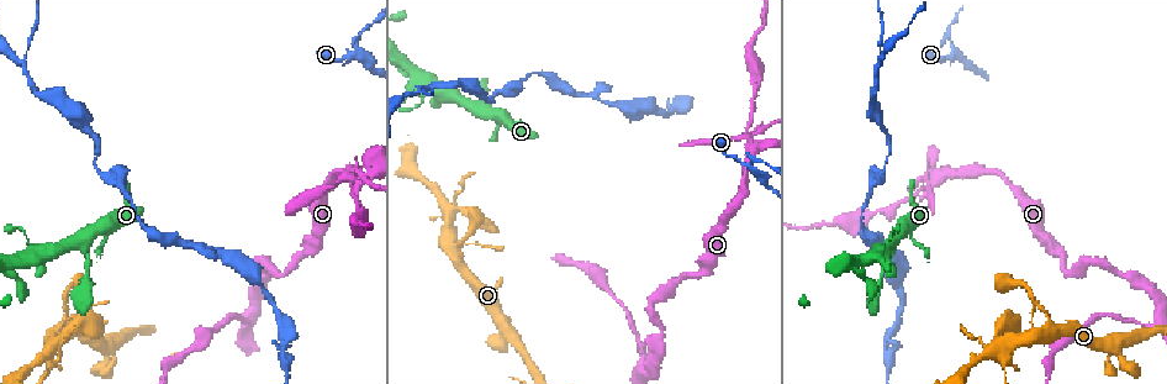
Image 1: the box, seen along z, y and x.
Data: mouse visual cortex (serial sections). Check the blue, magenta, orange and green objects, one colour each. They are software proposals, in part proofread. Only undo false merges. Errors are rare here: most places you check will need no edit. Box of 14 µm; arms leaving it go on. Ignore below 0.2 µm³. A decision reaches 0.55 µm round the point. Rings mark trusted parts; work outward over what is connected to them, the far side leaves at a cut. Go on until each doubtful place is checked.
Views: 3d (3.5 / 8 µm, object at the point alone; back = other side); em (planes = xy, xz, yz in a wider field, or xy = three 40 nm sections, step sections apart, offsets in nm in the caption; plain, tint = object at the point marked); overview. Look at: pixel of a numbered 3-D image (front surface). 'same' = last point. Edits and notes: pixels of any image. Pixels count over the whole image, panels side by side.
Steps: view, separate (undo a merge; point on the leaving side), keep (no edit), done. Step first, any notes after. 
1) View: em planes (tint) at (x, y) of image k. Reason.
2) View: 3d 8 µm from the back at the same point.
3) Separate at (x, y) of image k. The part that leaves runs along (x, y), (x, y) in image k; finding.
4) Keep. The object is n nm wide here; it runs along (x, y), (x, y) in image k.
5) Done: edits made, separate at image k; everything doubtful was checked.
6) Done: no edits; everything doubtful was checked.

View: 3d 3.5 µm from the back at (1001, 343) of image 1. Abrupt turn.

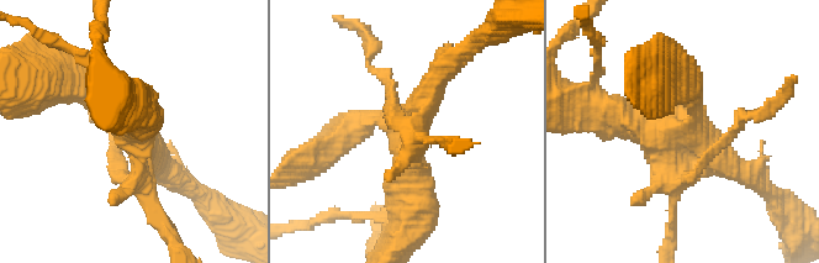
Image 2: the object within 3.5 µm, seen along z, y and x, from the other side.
View: em planes (tint) at (687, 130) of image 2.

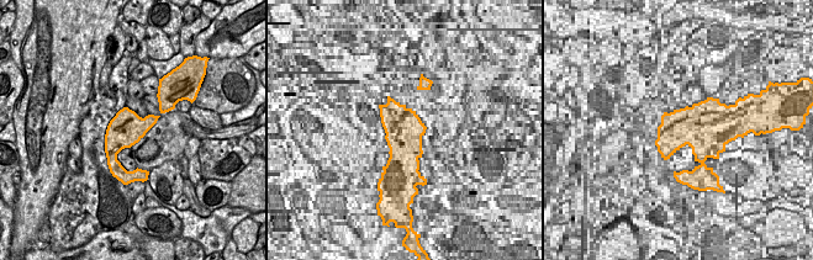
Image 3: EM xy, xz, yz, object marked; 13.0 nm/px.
Keep. The object is 460 nm wide here; it runs along (609, 115), (688, 130), (745, 175) in image 2; one cell here.

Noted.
View: 3d 3.5 µm at (744, 163) of image 1. Branch point.

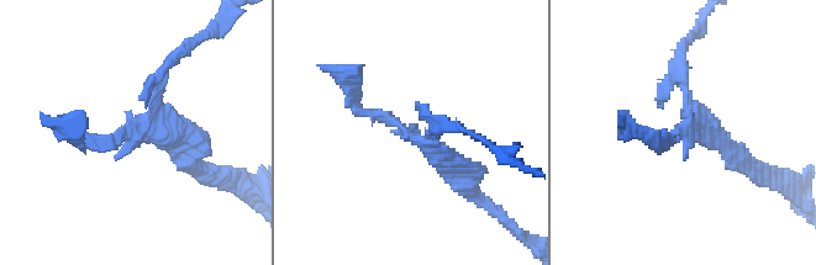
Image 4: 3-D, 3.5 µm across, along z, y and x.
View: em xy step 2 (tint) at (138, 130) of image 4. Need the tissue.

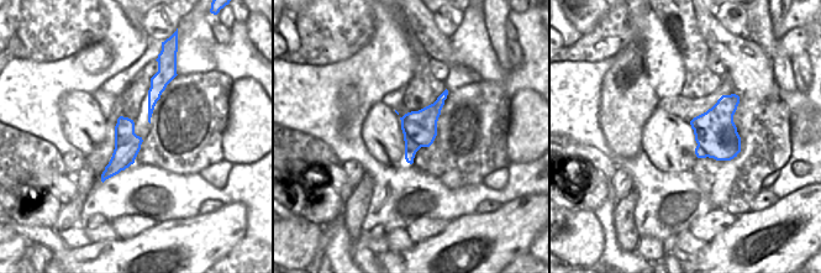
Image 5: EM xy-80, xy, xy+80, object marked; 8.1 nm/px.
Keep. The object is 280 nm wide here; it runs along (348, 94), (425, 143), (466, 187) in image 4; one cell here.

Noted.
View: 3d 8 µm at (753, 145) of image 1. A narrow waist.

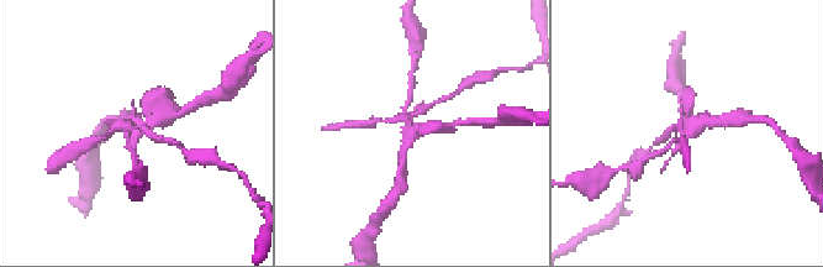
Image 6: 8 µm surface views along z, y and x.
View: 3d 3.5 µm at (137, 126) of image 6. Closer look.

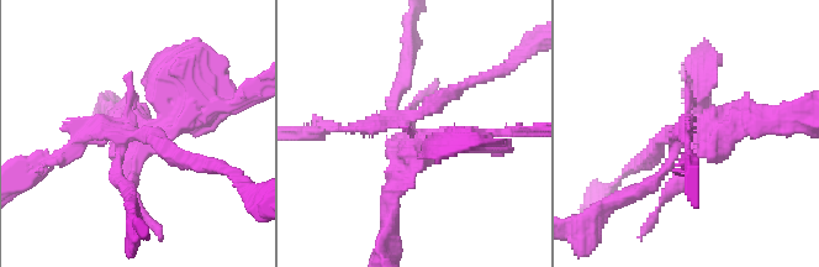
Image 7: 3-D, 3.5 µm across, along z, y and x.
View: em xy step 1 (tint) at (708, 129) of image 7.

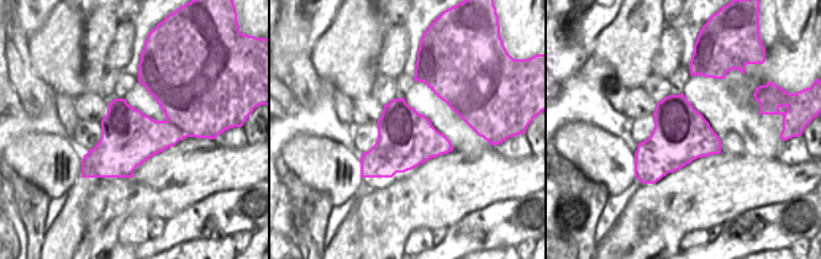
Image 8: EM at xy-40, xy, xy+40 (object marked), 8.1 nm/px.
Keep. The object is 460 nm wide here; it runs along (777, 120), (682, 127), (664, 169) in image 7; one cell here.

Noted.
Done: no edits; everything doubtful was checked.

